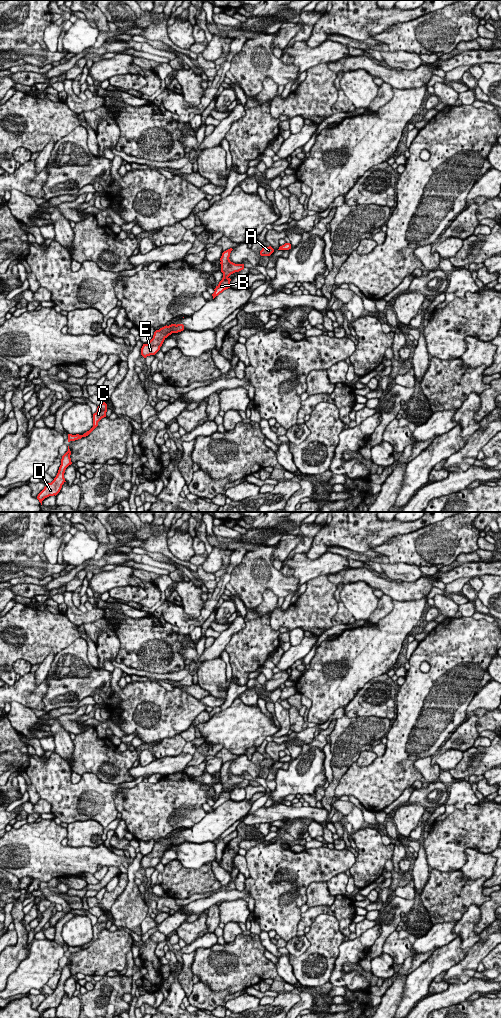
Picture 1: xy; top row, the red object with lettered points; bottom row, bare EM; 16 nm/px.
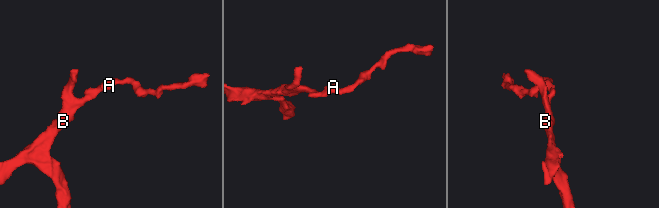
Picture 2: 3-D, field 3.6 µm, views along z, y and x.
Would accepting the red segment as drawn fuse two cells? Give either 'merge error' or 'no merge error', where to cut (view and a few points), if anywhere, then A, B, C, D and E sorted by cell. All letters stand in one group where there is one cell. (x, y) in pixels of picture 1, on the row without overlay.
no merge error; cut none; groups A B C D E

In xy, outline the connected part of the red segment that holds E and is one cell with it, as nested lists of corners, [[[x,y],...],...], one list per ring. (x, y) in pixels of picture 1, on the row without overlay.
[[[171,836],[164,838],[154,844],[153,850],[147,855],[143,856],[141,860],[141,867],[146,870],[150,867],[155,867],[162,858],[164,852],[172,845],[178,845],[184,842],[183,836]]]

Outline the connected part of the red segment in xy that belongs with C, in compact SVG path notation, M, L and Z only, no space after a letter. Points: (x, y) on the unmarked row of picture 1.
M103 914L103 915L101 915L98 918L97 924L93 926L93 939L89 943L87 943L86 945L84 945L83 947L68 946L68 954L75 953L75 952L81 951L82 949L88 948L98 938L98 934L102 930L106 929L106 924L107 924L107 916L105 914Z

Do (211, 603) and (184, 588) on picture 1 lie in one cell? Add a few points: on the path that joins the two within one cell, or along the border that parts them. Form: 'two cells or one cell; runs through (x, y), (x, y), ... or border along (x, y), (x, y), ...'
two cells; border along (204, 603), (200, 614), (194, 618)

